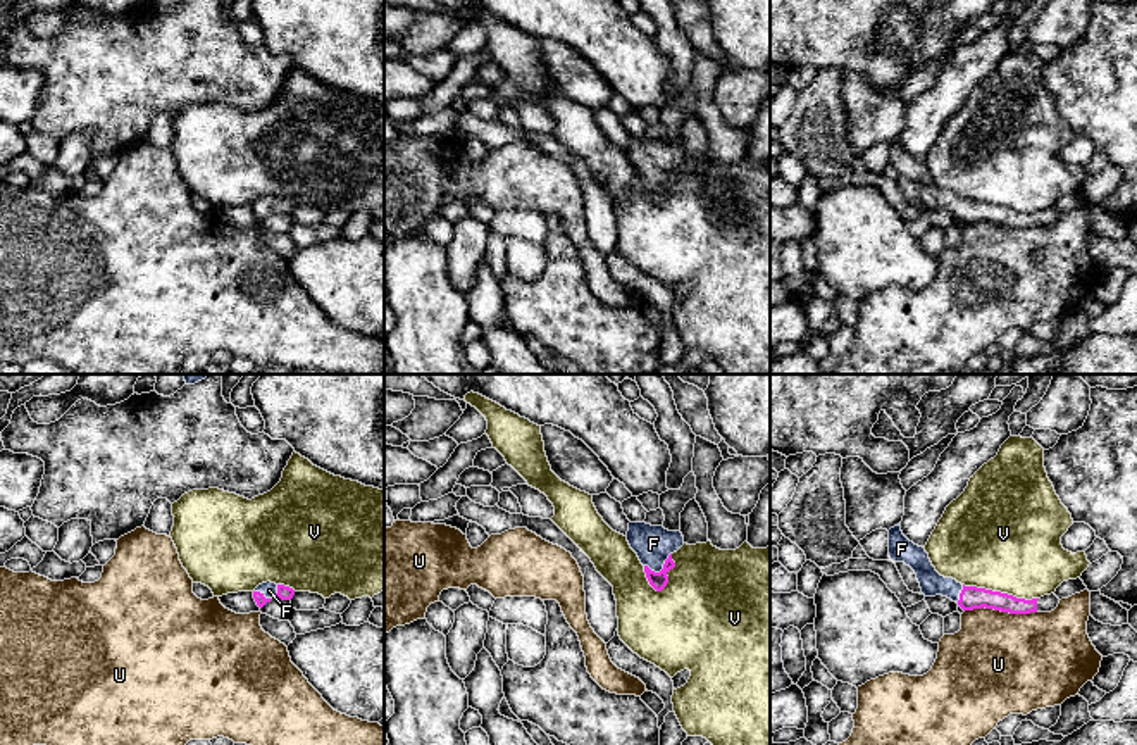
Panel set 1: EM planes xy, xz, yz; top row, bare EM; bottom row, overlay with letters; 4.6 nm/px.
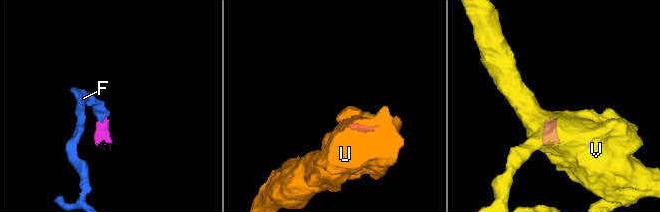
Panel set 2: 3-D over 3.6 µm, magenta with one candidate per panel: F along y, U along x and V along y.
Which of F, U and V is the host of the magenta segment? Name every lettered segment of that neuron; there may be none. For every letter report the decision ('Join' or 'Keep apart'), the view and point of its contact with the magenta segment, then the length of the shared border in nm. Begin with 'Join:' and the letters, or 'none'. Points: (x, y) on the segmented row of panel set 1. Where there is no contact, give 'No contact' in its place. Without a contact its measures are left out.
Join: F
F: Join. Touches magenta at xz (662, 569). Shared border 140 nm
U: Keep apart. Touches magenta at yz (1001, 611). Shared border 340 nm
V: Keep apart. Touches magenta at yz (1000, 592). Shared border 360 nm

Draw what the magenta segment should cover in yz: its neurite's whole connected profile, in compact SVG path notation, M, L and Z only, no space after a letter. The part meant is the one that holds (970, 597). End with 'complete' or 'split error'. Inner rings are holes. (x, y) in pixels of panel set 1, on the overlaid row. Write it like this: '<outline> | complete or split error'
M899 524L889 529L889 557L892 562L904 562L915 571L922 593L925 597L948 597L963 610L985 607L1010 614L1030 614L1051 612L1059 604L1059 598L1054 593L1025 600L1001 592L965 586L953 578L944 578L932 566L925 548L910 542L903 535Z | split error

